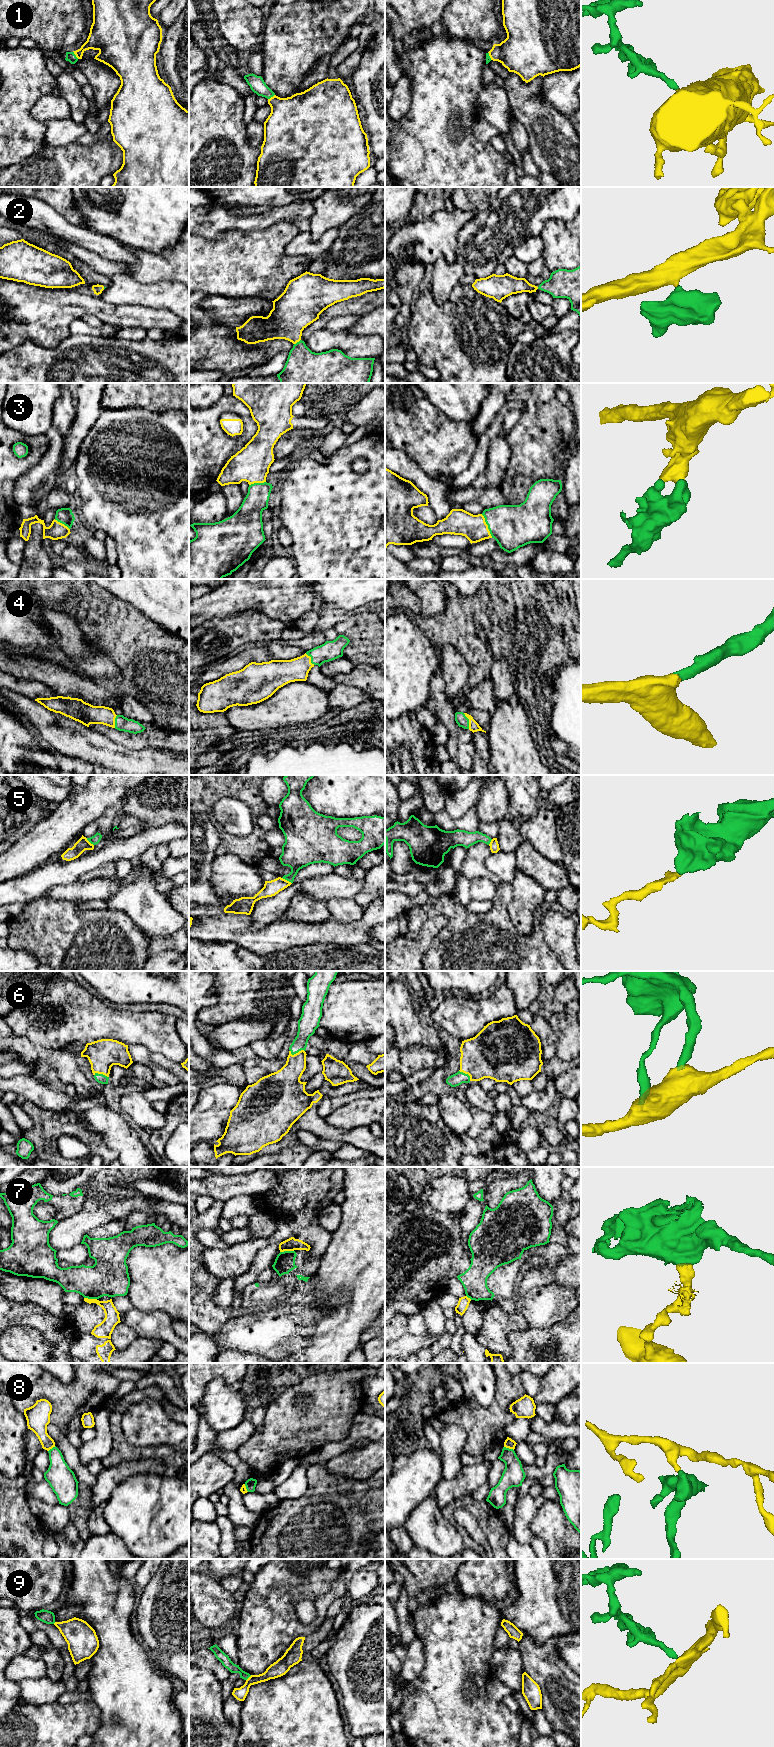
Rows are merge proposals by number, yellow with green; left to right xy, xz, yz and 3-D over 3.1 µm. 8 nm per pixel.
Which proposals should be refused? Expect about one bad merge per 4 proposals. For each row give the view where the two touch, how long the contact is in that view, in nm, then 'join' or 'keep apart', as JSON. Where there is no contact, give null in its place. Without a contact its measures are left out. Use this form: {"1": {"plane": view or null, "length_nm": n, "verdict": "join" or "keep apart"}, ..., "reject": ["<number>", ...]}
{"1": {"plane": "xy", "length_nm": 80, "verdict": "join"}, "2": {"plane": "xz", "length_nm": 70, "verdict": "join"}, "3": {"plane": "yz", "length_nm": 220, "verdict": "join"}, "4": {"plane": "yz", "length_nm": 140, "verdict": "join"}, "5": {"plane": "xz", "length_nm": 90, "verdict": "keep apart"}, "6": {"plane": "xz", "length_nm": 120, "verdict": "join"}, "7": {"plane": "xz", "length_nm": 110, "verdict": "keep apart"}, "8": {"plane": "yz", "length_nm": 90, "verdict": "keep apart"}, "9": {"plane": "xz", "length_nm": 60, "verdict": "keep apart"}, "reject": ["5", "7", "8", "9"]}

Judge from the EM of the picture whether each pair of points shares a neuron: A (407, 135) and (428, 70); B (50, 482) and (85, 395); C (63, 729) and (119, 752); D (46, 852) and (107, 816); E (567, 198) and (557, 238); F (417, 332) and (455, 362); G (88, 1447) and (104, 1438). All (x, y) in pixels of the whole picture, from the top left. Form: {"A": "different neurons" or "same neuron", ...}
{"A": "same neuron", "B": "same neuron", "C": "same neuron", "D": "different neurons", "E": "different neurons", "F": "same neuron", "G": "same neuron"}

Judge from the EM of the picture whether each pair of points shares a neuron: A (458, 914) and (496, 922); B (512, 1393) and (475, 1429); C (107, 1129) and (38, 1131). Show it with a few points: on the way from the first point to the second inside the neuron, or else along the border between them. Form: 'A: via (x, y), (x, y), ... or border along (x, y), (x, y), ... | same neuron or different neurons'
A: via (467, 923), (487, 923) | same neuron
B: via (503, 1402), (484, 1421) | same neuron
C: border along (94, 1130), (109, 1148) | different neurons

